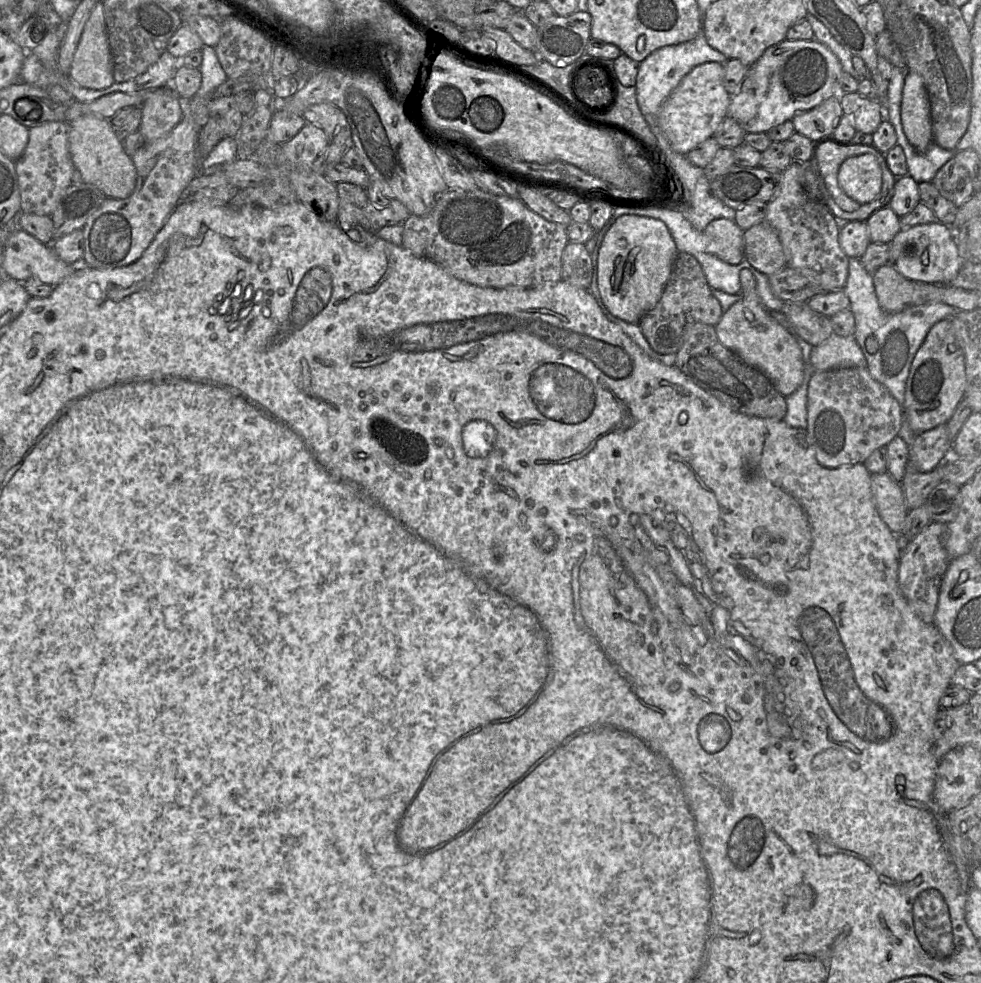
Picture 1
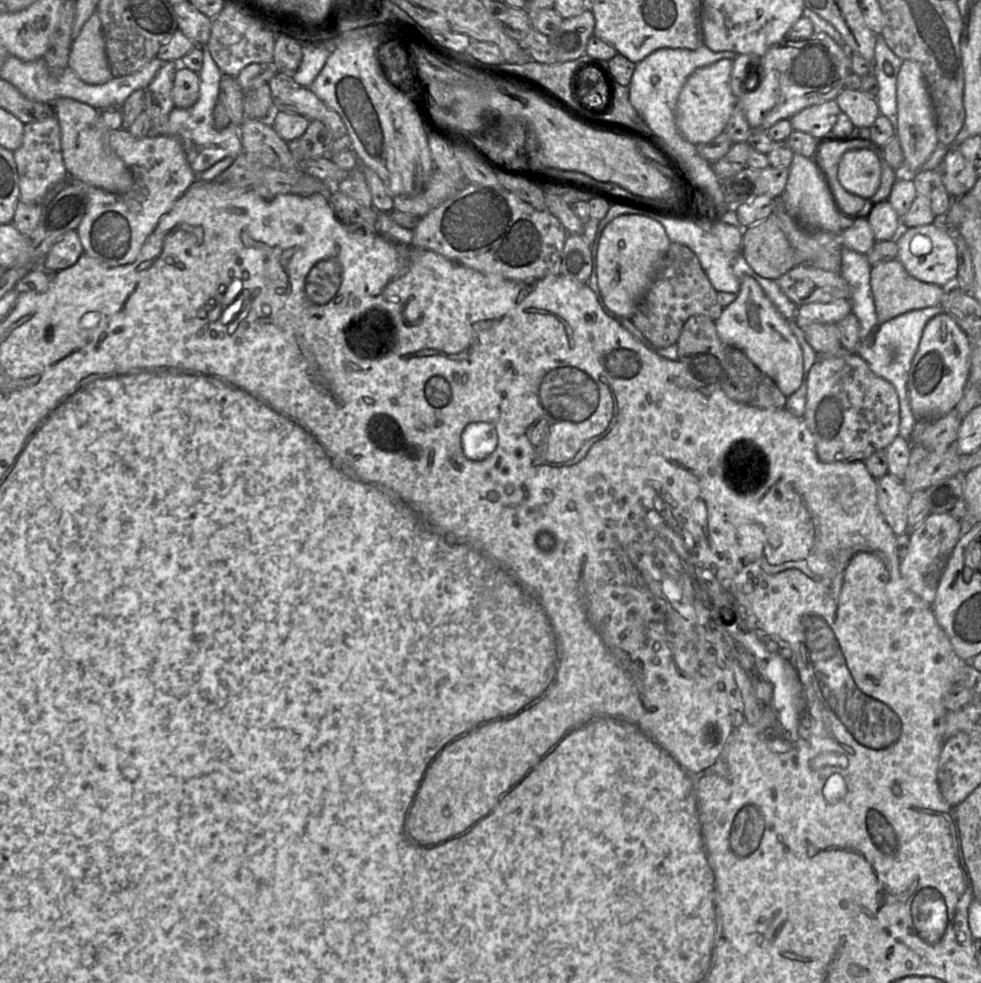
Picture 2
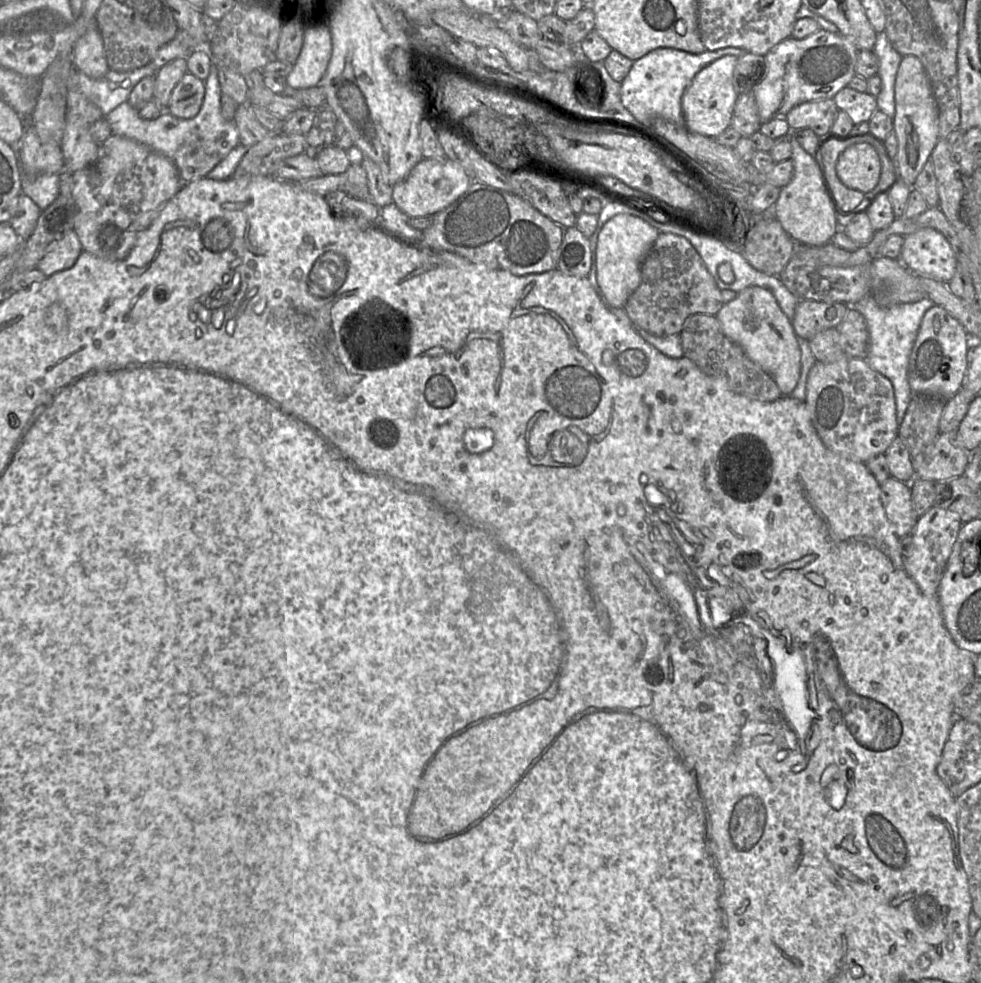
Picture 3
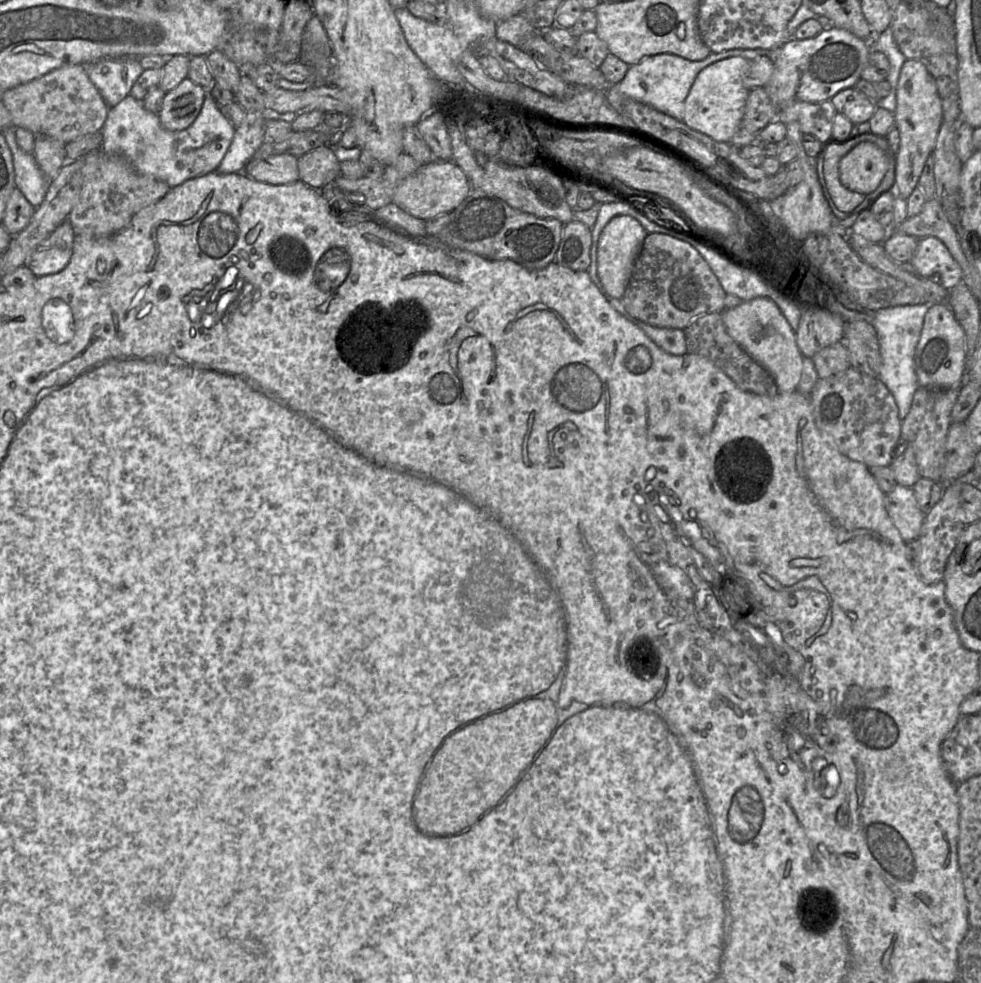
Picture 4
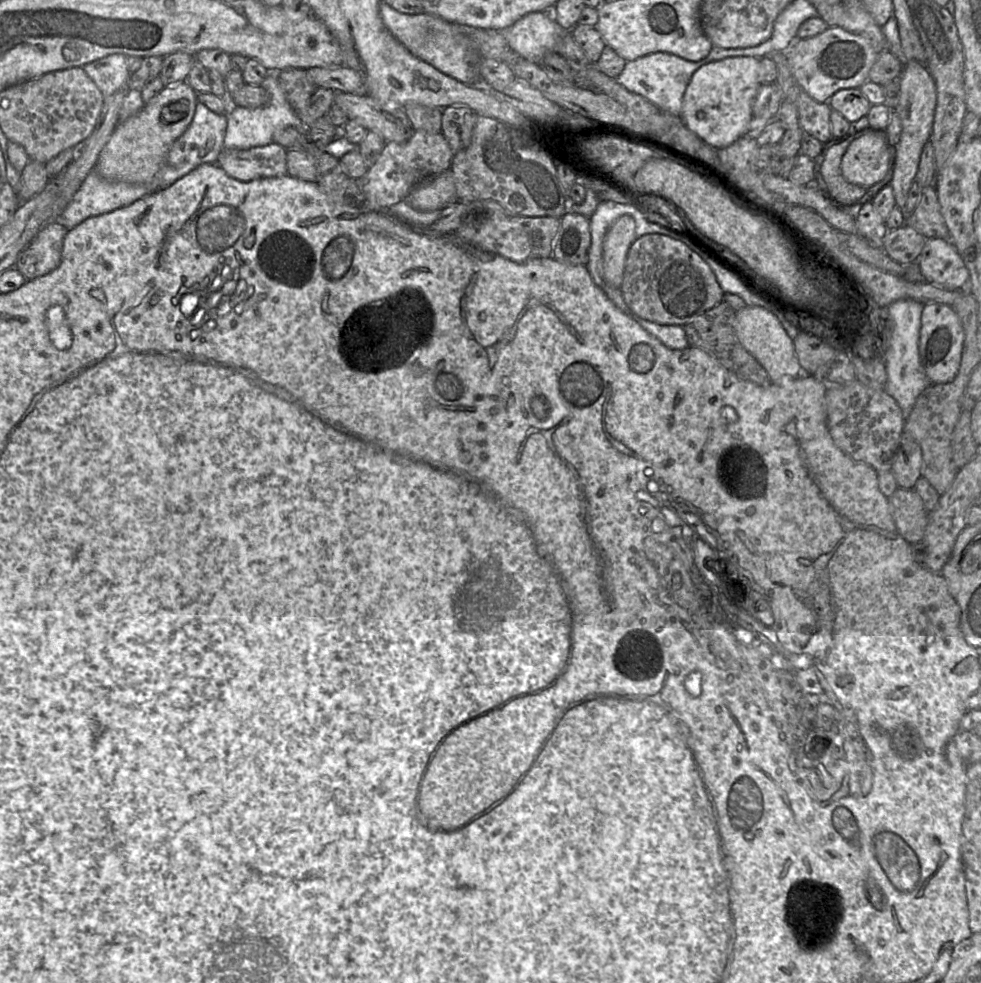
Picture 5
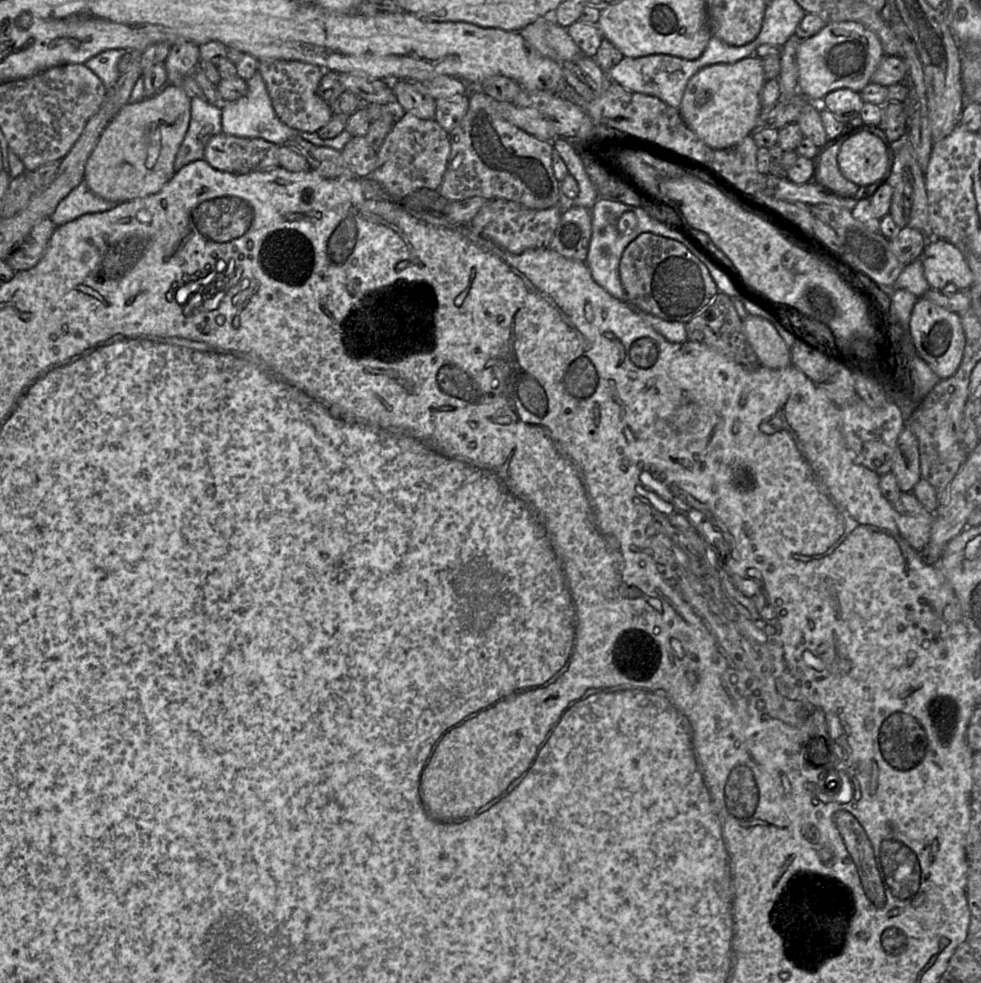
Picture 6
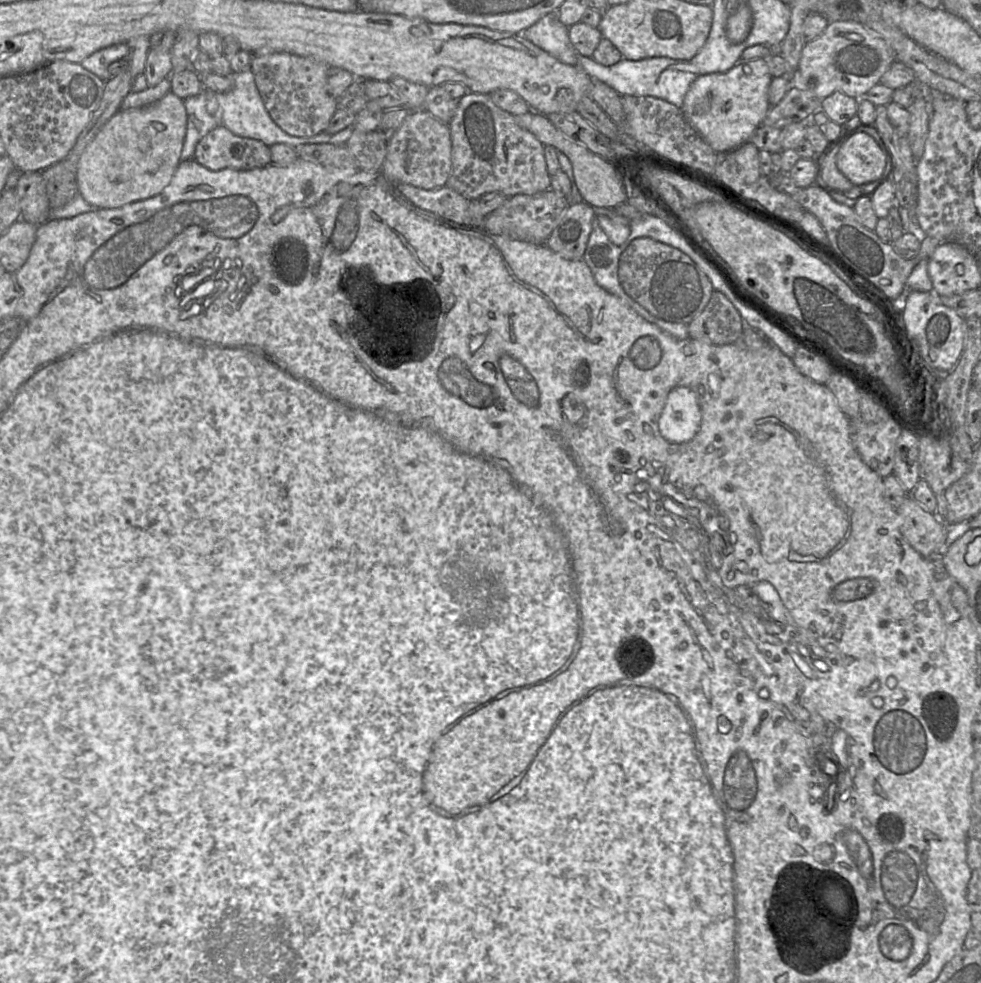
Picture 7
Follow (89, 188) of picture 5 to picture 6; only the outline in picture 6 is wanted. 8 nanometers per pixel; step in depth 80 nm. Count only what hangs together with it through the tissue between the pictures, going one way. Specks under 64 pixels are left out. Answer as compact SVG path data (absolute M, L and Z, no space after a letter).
M83 180L60 201L49 219L61 226L85 214L108 211L117 204L94 194Z

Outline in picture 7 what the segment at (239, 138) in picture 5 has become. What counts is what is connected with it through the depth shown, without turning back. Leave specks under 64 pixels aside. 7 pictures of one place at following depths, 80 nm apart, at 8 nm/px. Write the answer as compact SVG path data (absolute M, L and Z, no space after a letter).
M251 70L232 73L231 75L233 79L231 90L225 93L216 93L215 97L221 106L221 125L232 133L241 137L259 140L267 146L281 143L295 148L305 144L324 144L324 142L327 142L327 133L311 137L296 137L284 132L267 112Z

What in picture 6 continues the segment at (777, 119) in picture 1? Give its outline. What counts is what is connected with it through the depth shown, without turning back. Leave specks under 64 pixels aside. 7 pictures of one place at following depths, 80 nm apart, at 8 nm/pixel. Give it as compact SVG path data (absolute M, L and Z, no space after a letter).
M854 21L826 24L816 35L801 40L797 52L799 92L810 102L820 103L830 92L848 88L860 92L884 57L879 38Z

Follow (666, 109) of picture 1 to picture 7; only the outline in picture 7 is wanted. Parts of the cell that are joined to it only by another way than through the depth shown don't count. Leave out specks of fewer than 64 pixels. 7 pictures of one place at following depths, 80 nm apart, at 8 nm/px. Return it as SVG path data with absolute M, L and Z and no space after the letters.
M766 58L740 61L726 72L701 75L690 85L682 104L682 113L694 130L716 153L729 152L749 142L756 129L763 124L771 108L768 90L772 78Z

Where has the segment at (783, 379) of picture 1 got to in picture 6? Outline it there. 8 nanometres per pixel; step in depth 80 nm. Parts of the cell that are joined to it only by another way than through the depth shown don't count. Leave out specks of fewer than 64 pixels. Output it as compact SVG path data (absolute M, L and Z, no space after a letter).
M748 315L743 320L743 327L747 340L762 366L782 369L791 365L790 348L770 321Z

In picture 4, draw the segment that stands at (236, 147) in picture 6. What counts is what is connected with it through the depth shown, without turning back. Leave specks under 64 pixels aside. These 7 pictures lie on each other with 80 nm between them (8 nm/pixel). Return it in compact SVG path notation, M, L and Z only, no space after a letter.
M279 154L264 159L251 158L243 172L250 178L273 185L299 181L298 157Z

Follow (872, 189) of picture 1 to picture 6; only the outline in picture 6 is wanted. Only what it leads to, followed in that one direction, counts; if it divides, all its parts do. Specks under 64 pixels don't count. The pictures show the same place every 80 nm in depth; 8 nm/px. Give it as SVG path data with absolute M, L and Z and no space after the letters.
M861 132L843 140L837 156L838 166L842 175L860 187L882 182L888 172L890 144L885 144L877 135Z

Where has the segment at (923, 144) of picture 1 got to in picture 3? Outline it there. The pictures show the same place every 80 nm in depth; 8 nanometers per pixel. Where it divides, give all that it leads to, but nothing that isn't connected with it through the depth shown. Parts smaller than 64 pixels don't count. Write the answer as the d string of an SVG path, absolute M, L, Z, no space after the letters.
M904 56L897 71L893 126L898 142L898 152L894 159L898 180L912 187L939 140L937 103L924 66L915 56Z

